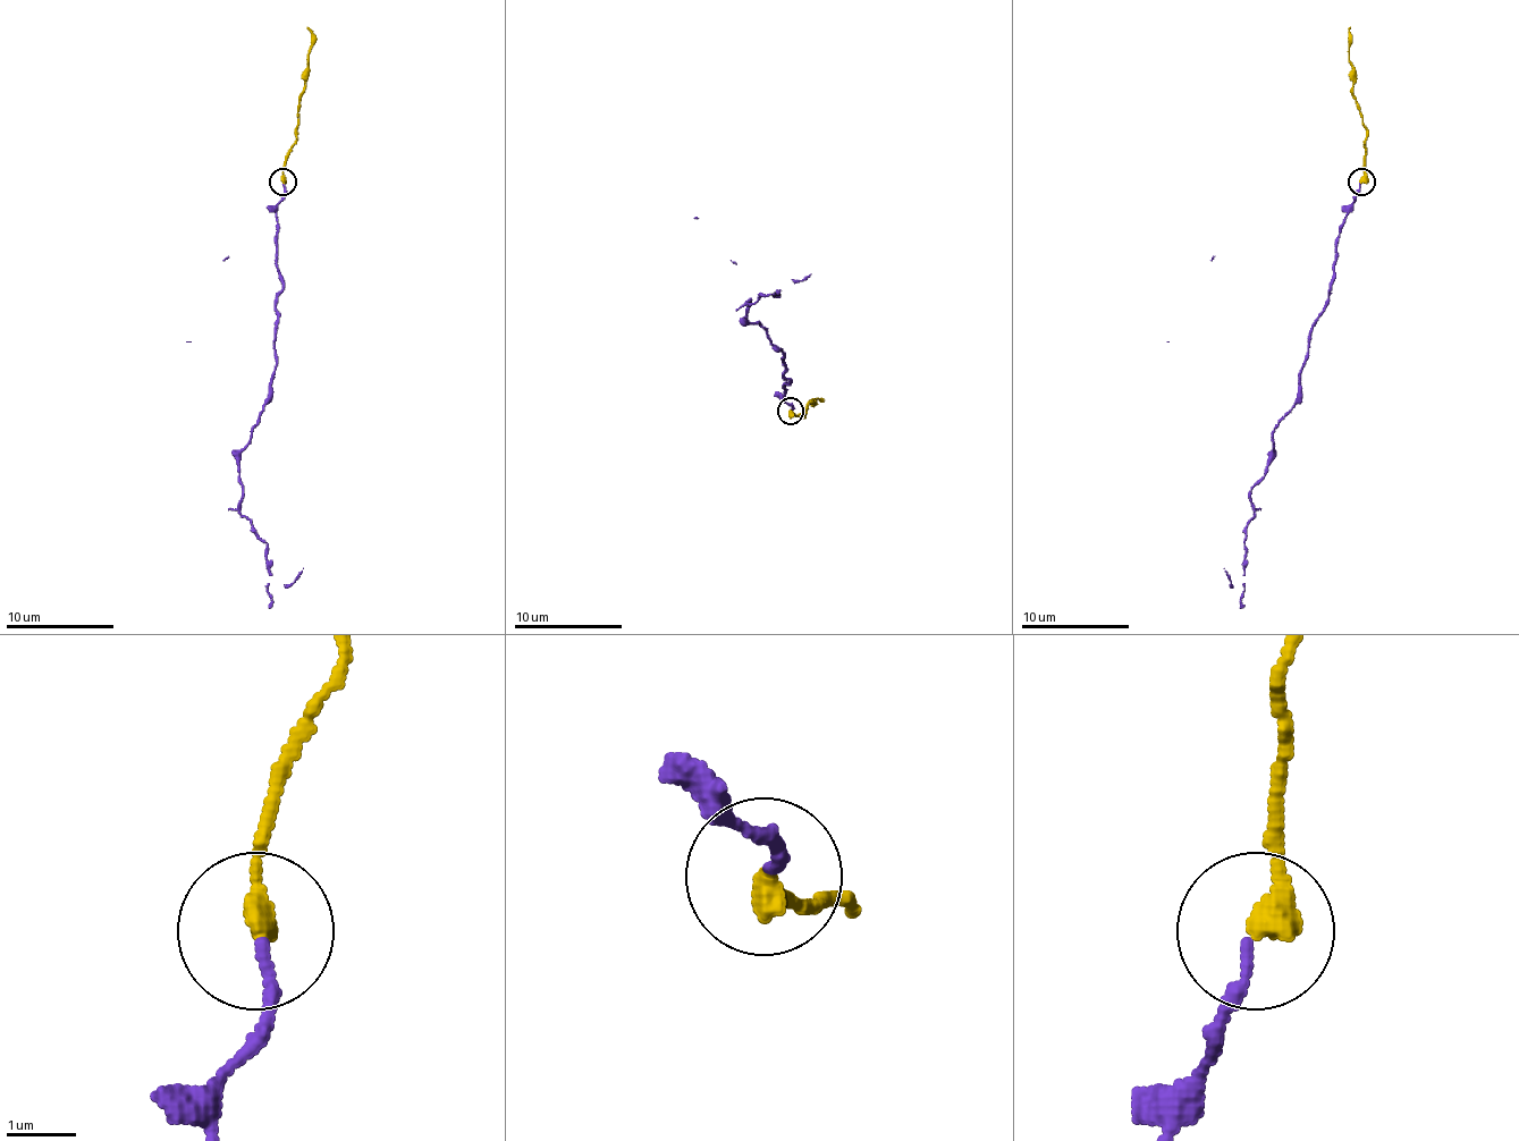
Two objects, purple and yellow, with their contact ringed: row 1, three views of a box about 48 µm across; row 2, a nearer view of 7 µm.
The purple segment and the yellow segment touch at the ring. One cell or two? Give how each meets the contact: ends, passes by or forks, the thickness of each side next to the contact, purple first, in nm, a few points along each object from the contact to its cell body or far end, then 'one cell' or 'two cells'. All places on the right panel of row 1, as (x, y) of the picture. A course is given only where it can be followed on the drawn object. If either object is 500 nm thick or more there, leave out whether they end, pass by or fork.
purple ends there; yellow ends there; 150 nm thick on the purple side, 400 nm on the other; purple runs (1359, 184), (1299, 400), (1272, 433), (1266, 474), (1250, 490), (1242, 593), (1223, 568); yellow runs (1361, 180), (1367, 126), (1353, 94), (1353, 69), (1348, 59), (1351, 26); one cell

